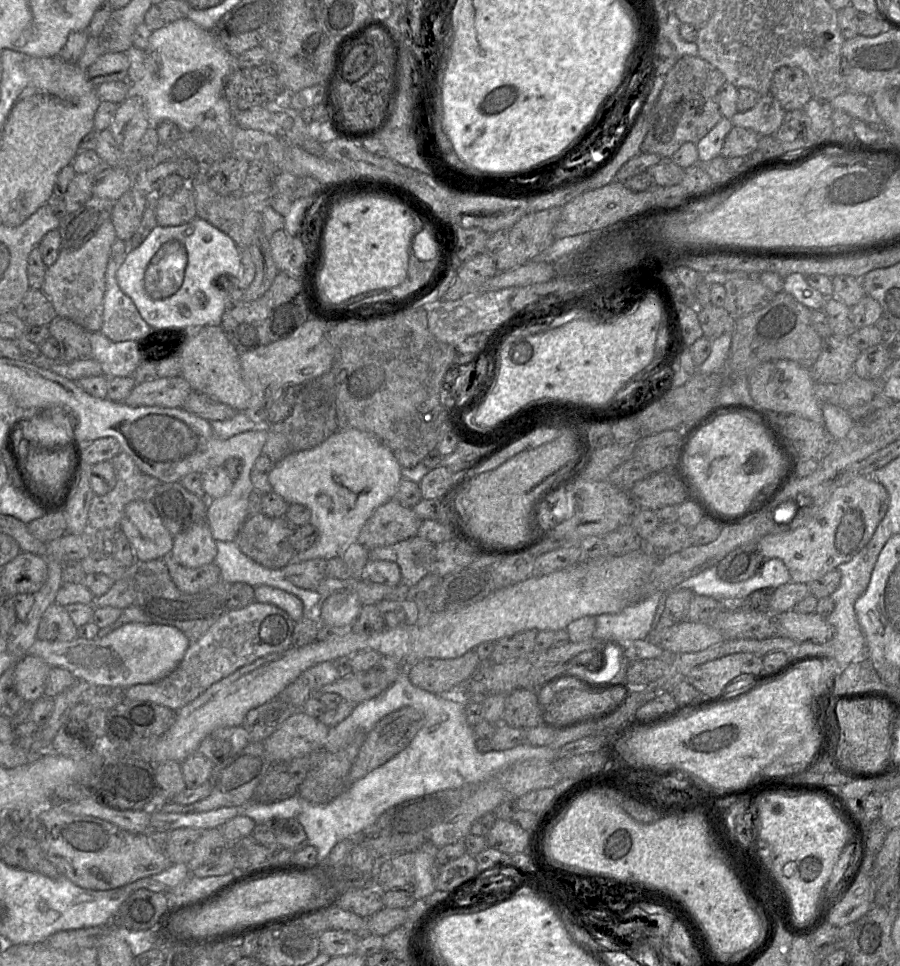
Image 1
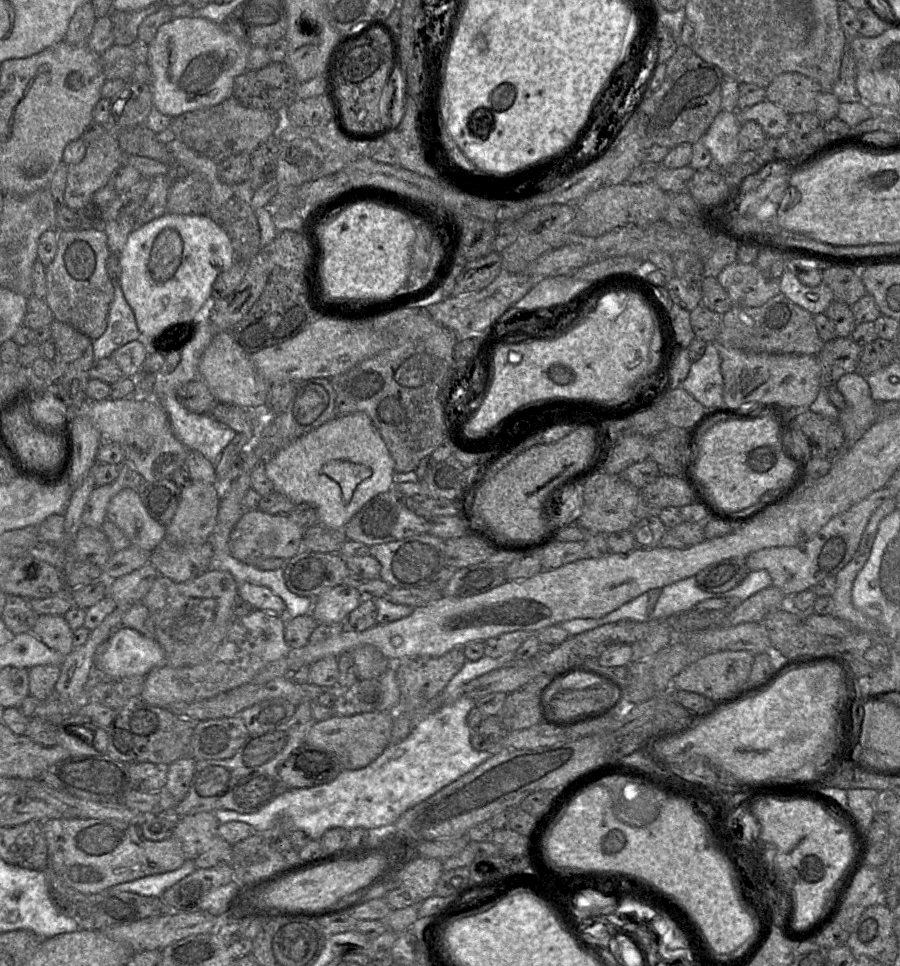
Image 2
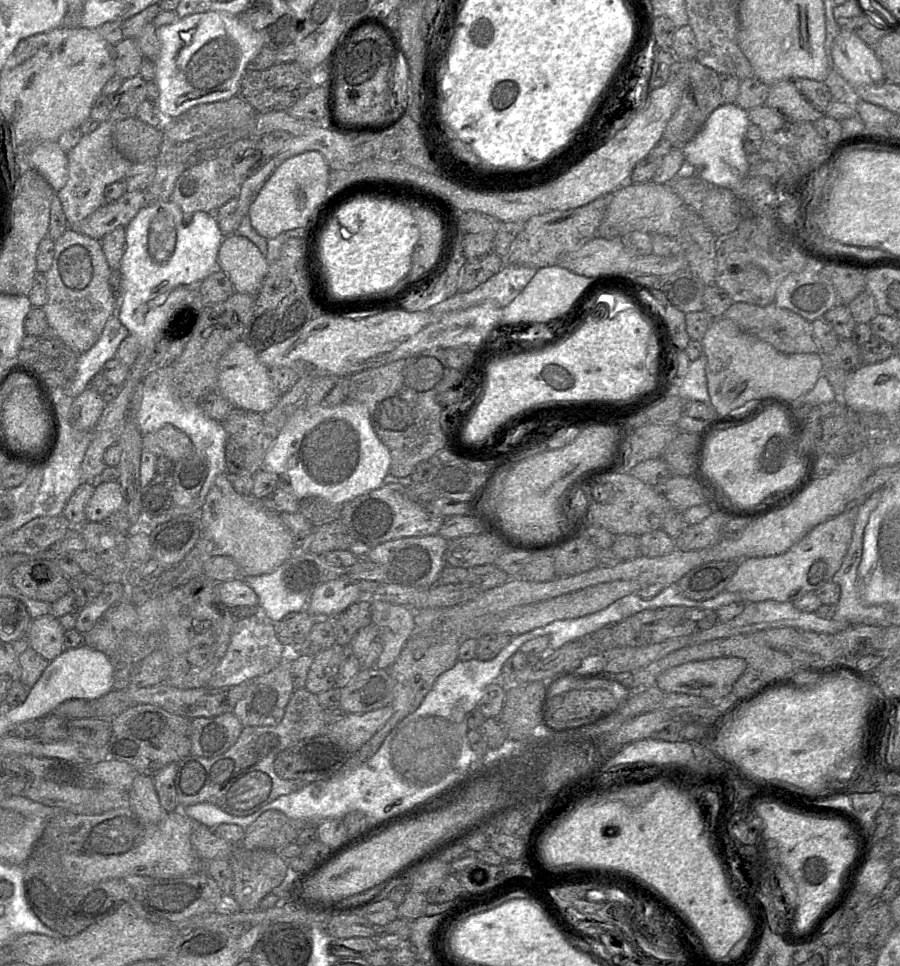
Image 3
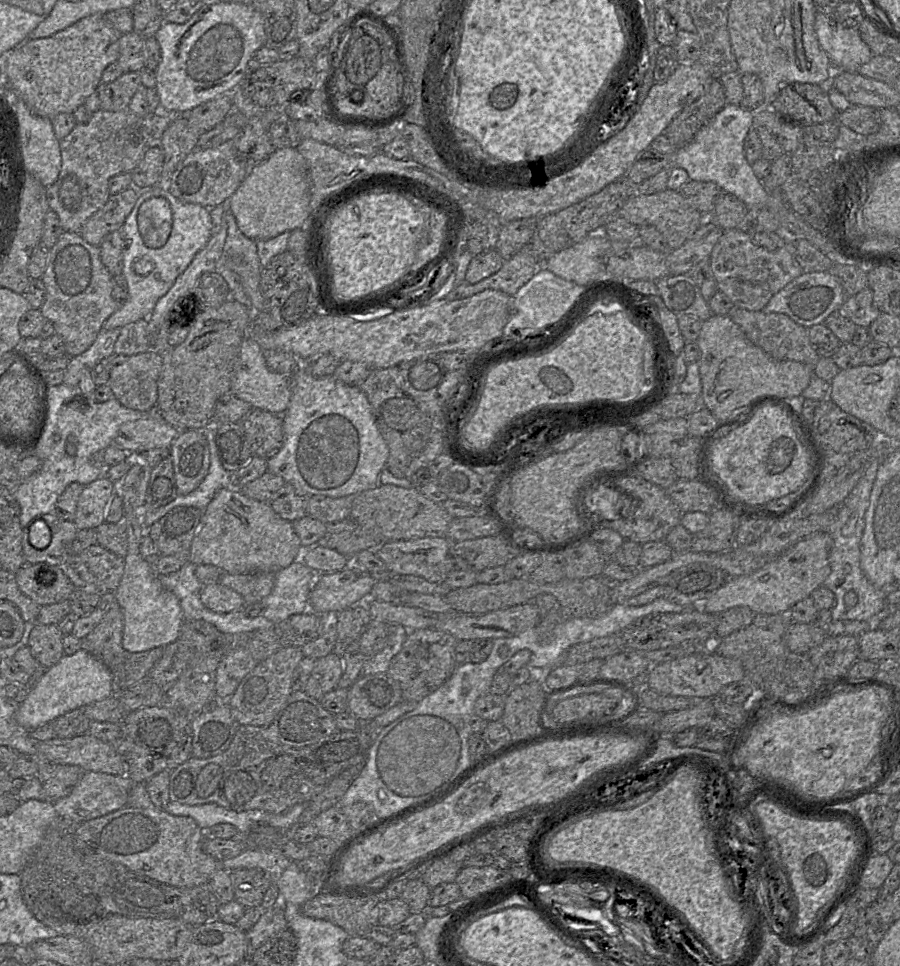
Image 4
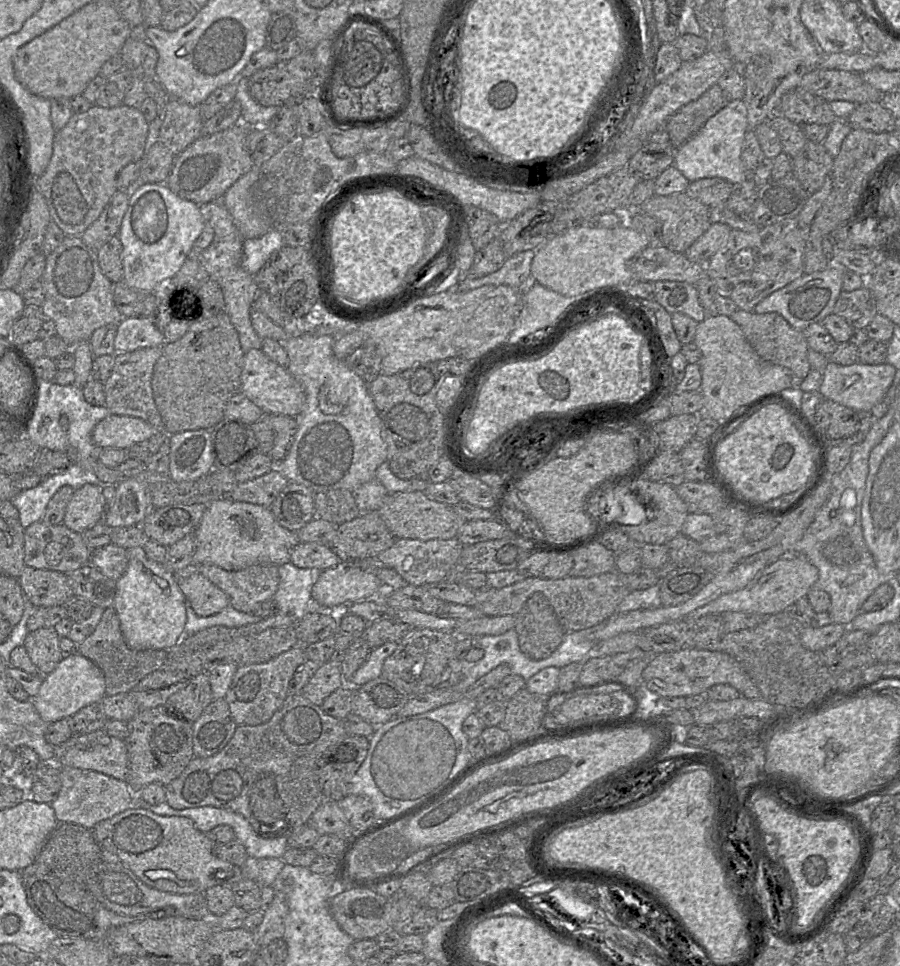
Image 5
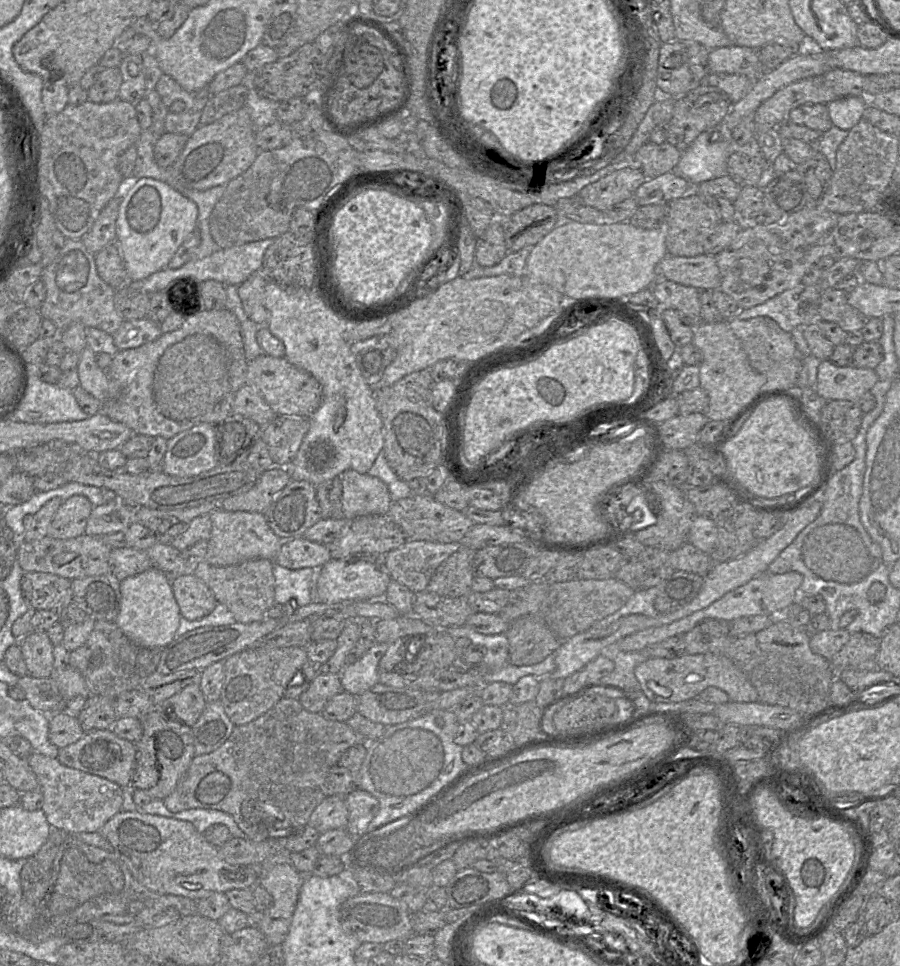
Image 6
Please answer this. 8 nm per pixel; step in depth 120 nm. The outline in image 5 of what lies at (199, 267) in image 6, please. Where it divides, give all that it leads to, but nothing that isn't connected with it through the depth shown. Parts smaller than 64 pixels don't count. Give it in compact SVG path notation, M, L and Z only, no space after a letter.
M275 228L259 238L244 240L241 267L250 275L255 276L272 253L284 245L281 229Z

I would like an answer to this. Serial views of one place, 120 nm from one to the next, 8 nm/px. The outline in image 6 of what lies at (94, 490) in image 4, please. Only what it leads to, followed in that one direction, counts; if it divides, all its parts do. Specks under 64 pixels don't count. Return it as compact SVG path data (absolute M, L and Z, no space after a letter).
M82 495L64 500L56 511L47 530L47 536L71 539L85 534L88 518L93 509L91 502Z

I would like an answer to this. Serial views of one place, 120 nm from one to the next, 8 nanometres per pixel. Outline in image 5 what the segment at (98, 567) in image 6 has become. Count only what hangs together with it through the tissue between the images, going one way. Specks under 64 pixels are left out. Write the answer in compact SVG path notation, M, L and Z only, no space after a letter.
M41 520L24 529L24 562L26 567L69 573L89 565L92 551L87 547L80 533L70 530L64 524L47 525Z

